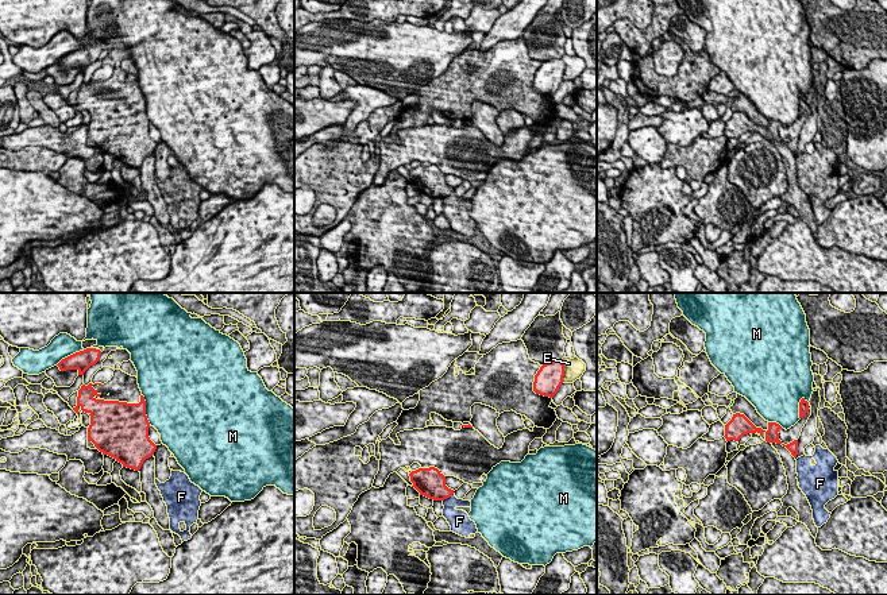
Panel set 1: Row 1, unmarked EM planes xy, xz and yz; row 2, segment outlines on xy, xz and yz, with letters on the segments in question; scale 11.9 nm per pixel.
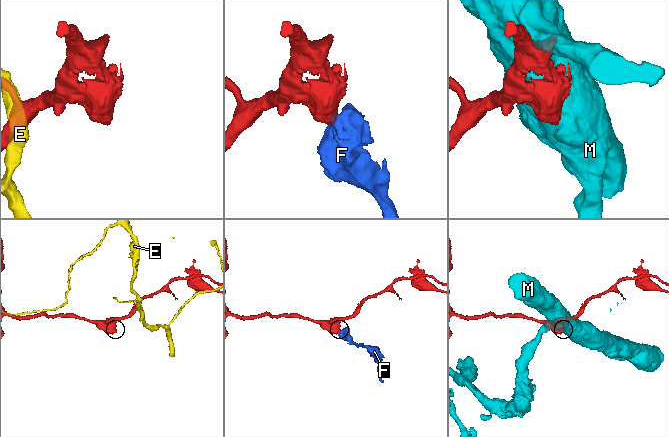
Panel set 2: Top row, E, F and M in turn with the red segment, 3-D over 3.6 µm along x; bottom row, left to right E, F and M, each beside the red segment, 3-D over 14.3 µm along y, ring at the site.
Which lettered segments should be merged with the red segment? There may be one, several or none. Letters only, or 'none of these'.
none of these

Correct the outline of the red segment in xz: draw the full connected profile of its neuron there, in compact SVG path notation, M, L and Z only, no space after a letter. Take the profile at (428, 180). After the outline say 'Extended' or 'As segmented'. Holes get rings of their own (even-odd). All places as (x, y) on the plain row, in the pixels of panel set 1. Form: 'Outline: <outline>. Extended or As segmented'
Outline: M435 165L419 166L409 174L412 185L429 197L444 198L454 192L454 188L446 183L446 174Z. As segmented

